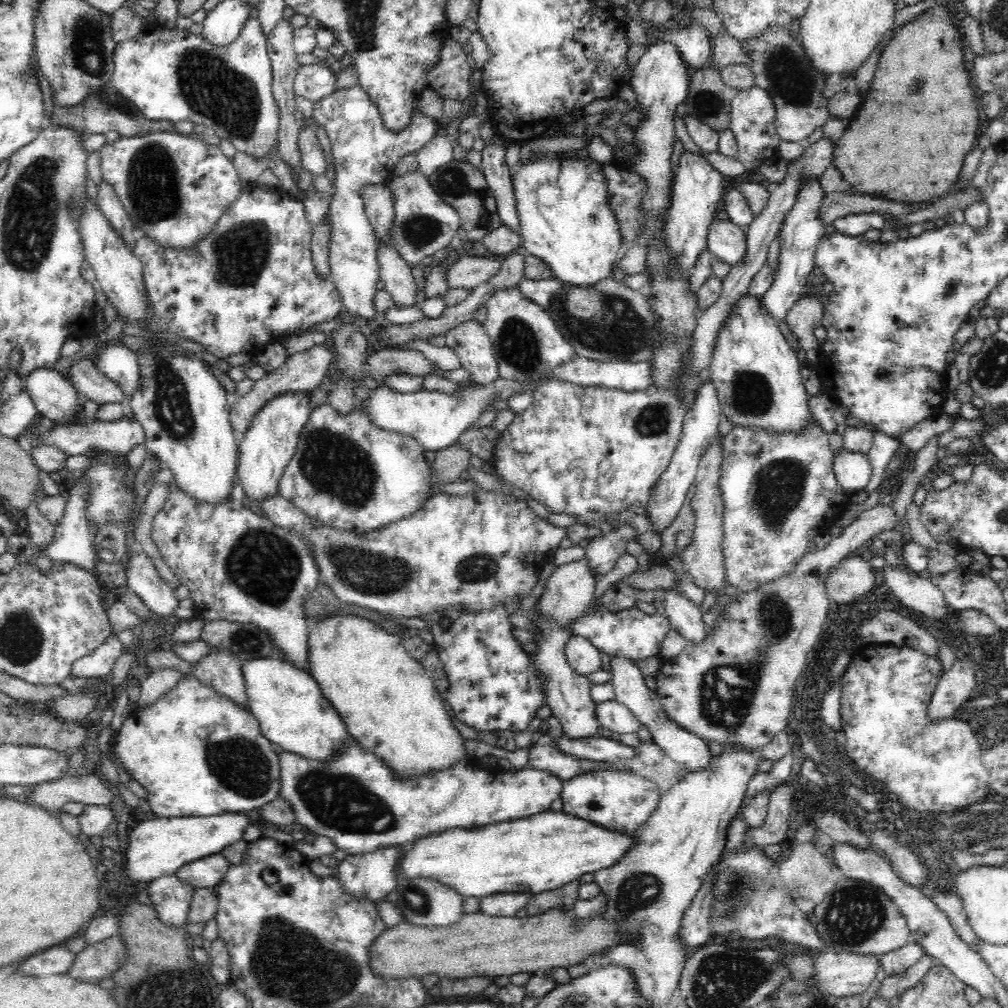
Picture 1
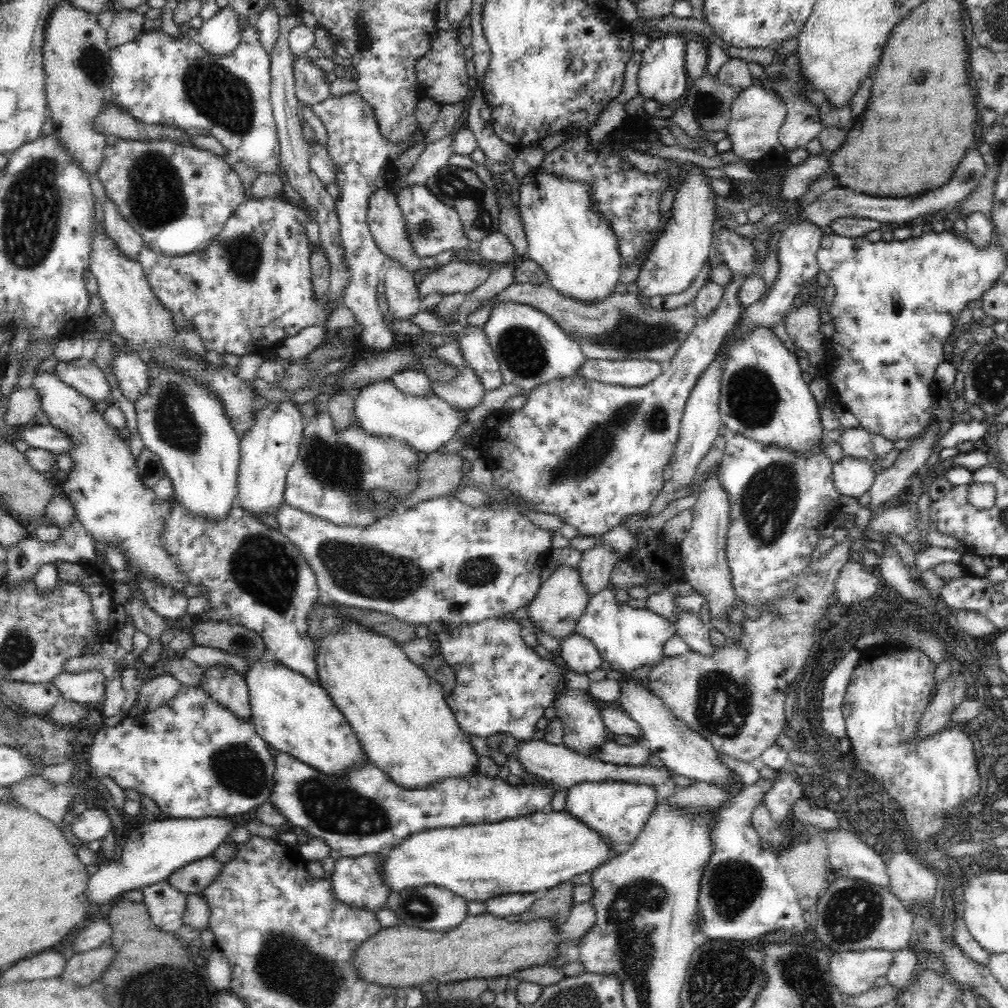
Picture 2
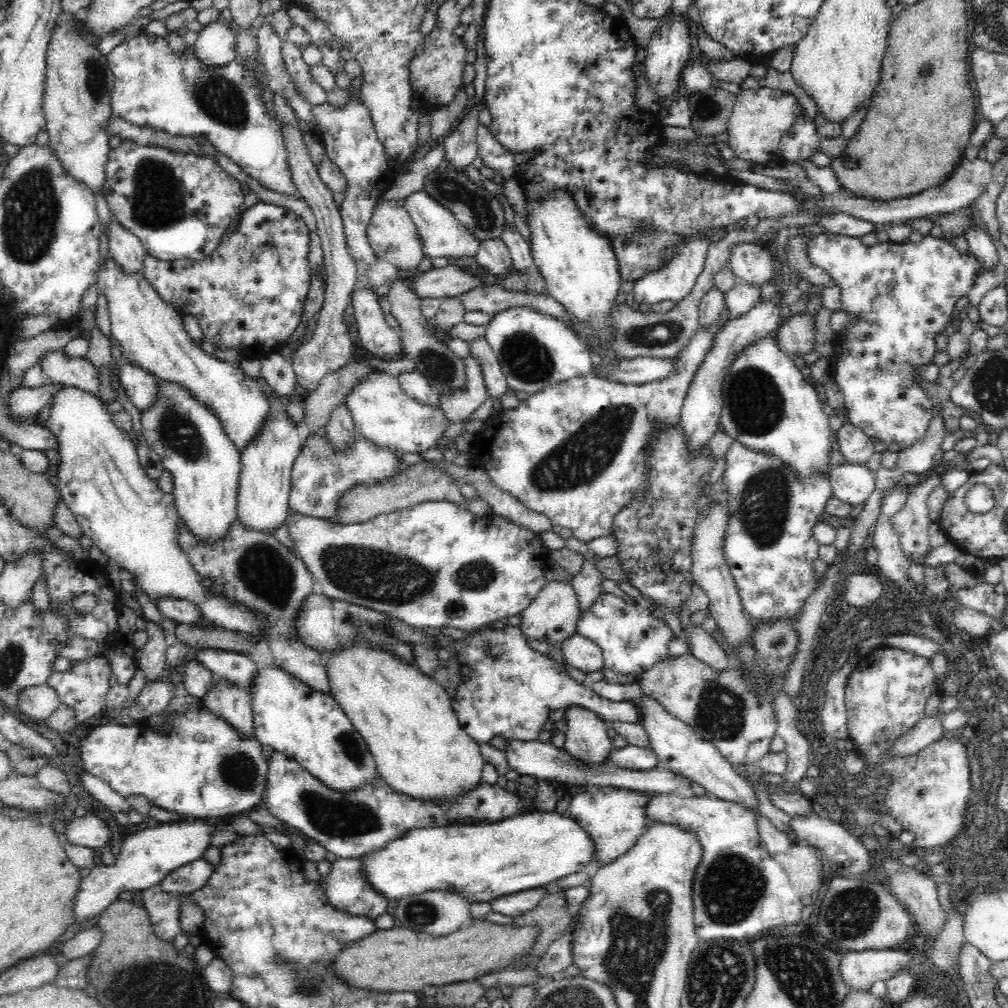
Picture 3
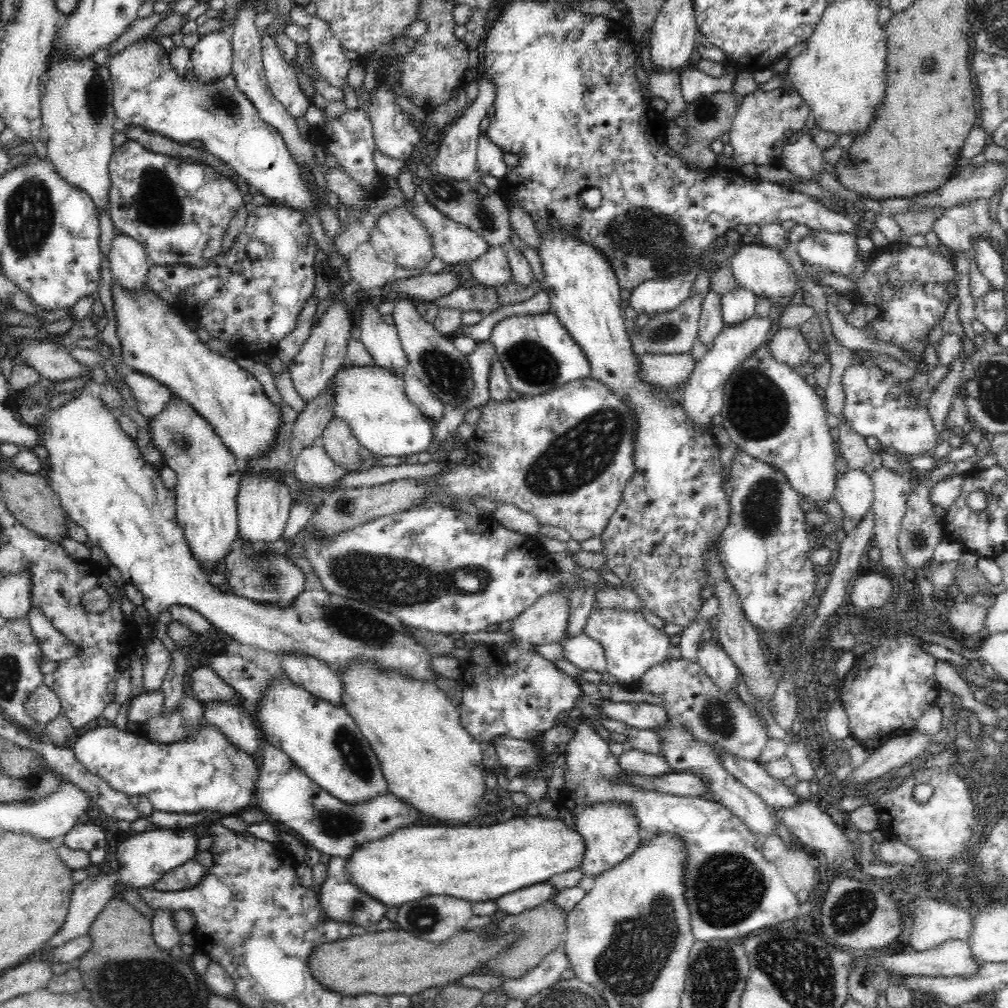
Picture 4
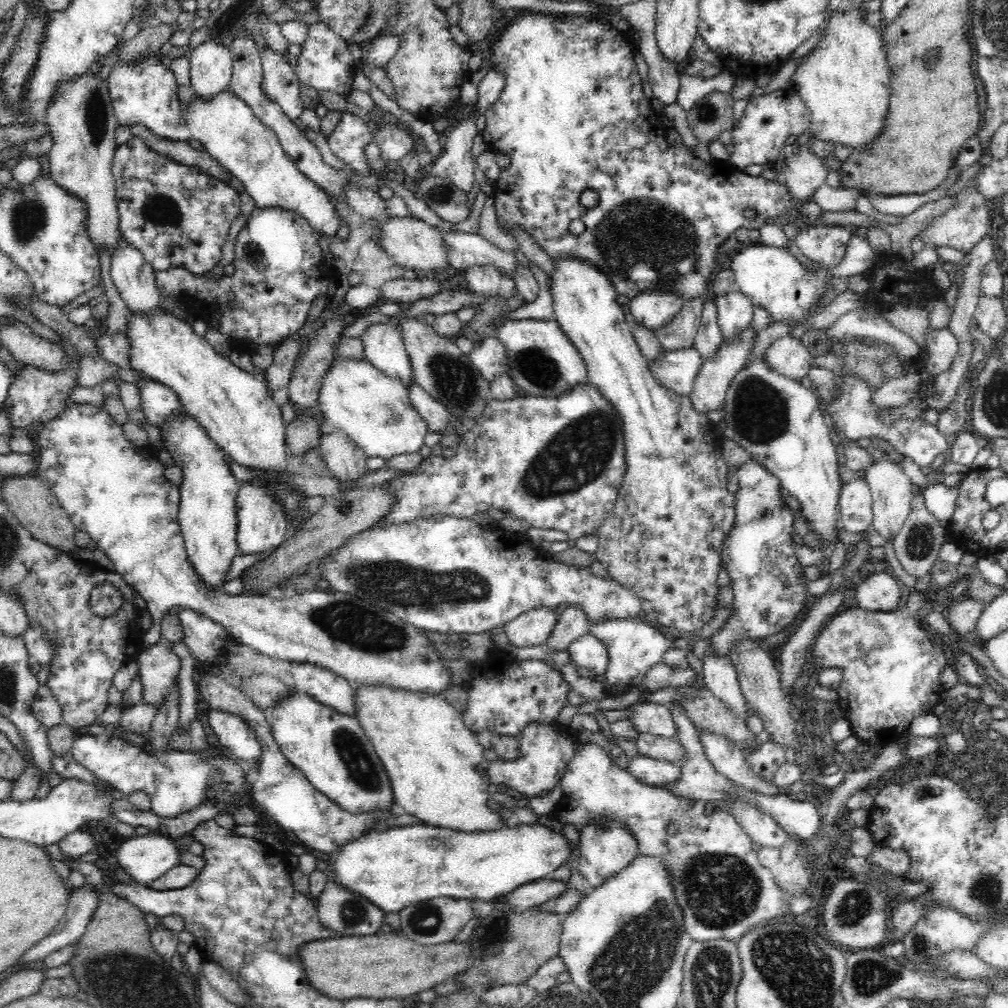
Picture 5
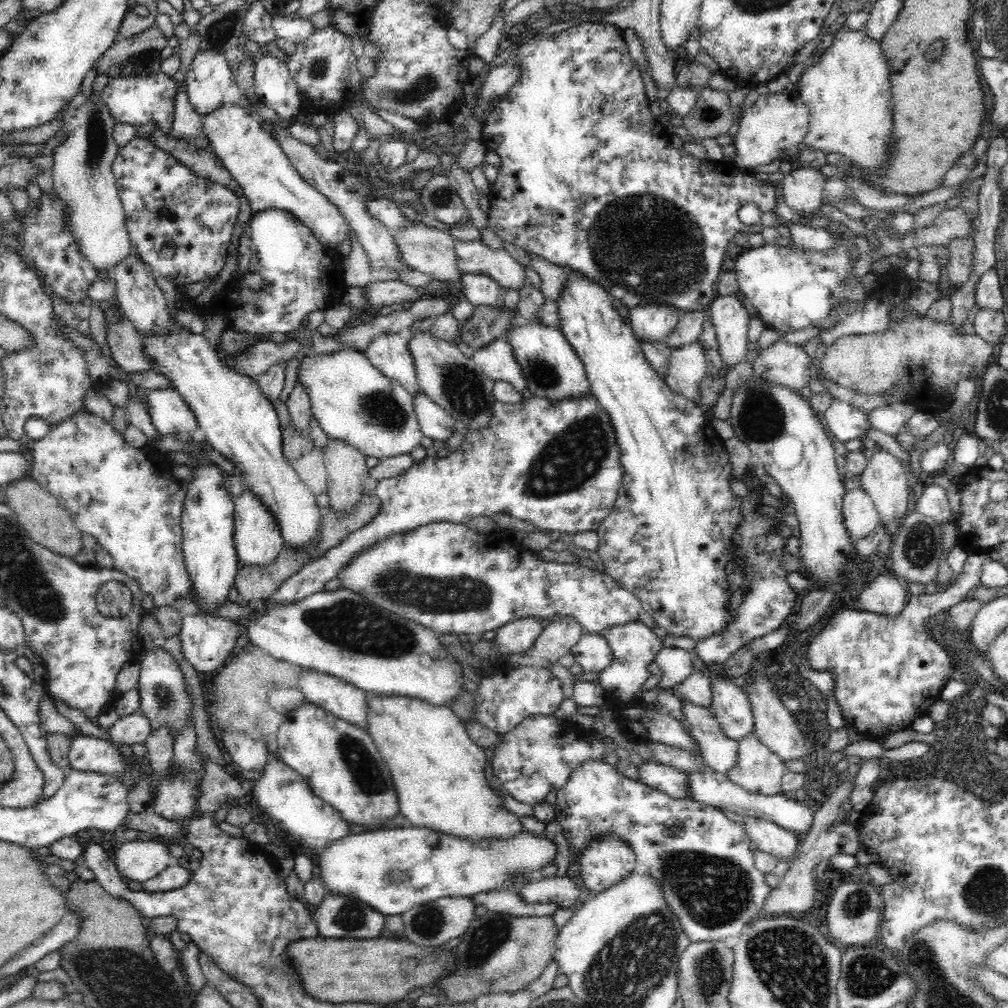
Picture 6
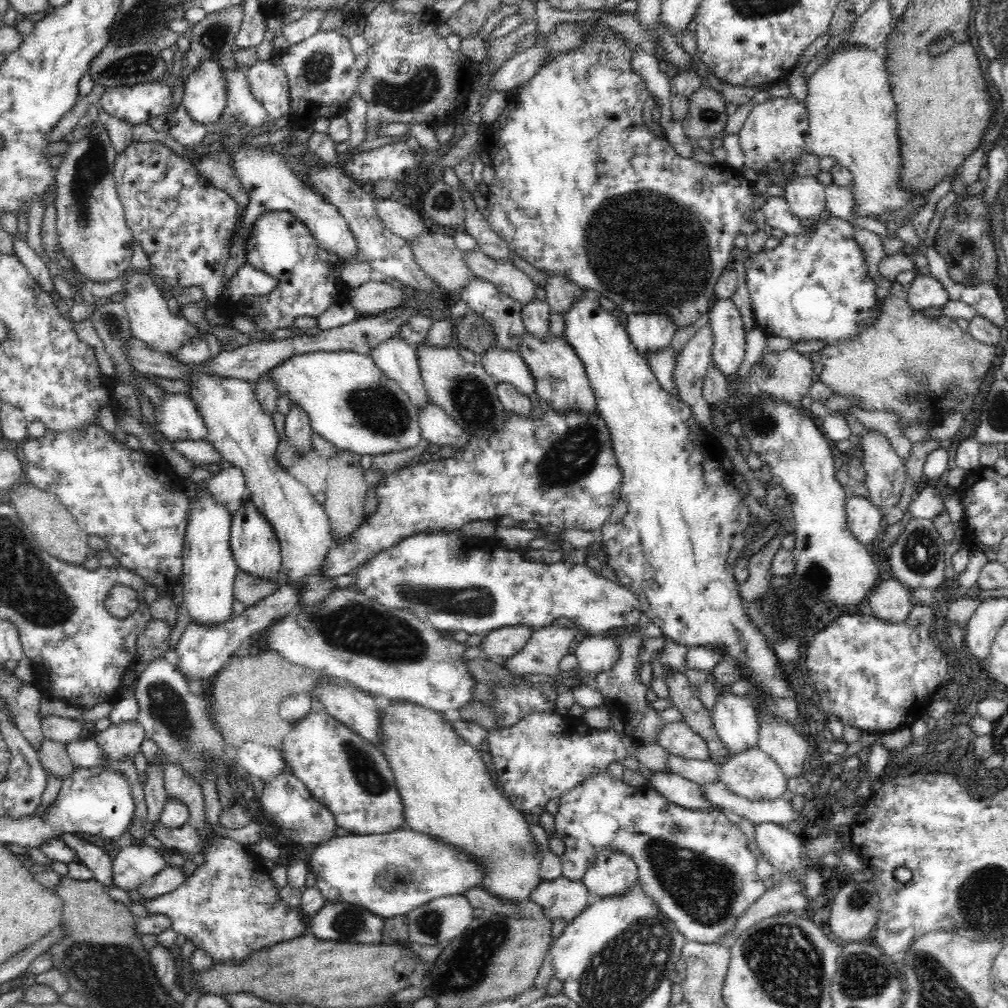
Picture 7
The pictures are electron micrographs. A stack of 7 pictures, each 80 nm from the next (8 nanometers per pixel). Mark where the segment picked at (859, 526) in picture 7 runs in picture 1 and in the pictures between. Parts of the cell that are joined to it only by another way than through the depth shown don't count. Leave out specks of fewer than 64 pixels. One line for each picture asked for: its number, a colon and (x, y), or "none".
1: (853, 471)
2: (852, 477)
3: (852, 484)
4: (853, 492)
5: (855, 506)
6: (860, 515)

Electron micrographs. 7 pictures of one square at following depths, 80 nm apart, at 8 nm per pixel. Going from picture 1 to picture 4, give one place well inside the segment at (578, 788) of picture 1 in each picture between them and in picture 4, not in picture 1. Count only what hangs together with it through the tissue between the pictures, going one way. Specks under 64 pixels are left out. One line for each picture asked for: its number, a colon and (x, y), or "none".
2: (618, 810)
3: (614, 819)
4: (611, 833)

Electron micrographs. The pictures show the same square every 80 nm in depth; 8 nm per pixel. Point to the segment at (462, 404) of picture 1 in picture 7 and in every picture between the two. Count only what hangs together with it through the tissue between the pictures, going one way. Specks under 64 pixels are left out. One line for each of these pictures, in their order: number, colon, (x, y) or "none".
2: (425, 423)
3: (382, 413)
4: (373, 403)
5: (375, 411)
6: (352, 401)
7: (349, 401)

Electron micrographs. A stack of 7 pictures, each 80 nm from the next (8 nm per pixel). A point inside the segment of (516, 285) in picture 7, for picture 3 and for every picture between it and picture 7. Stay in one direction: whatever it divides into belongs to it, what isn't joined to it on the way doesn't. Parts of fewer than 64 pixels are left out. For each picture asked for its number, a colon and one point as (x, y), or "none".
3: (441, 234)
4: (453, 243)
5: (464, 250)
6: (474, 257)

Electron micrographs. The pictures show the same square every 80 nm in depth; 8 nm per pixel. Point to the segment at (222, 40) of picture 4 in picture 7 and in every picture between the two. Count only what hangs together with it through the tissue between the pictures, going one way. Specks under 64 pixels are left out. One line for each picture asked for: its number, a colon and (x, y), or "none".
5: (211, 66)
6: (209, 75)
7: (204, 96)

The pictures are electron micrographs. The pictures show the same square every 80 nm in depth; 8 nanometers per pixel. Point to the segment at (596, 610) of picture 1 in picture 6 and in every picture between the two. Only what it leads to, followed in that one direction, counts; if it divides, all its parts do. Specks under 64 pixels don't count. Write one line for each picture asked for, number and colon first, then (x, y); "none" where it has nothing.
2: (628, 638)
3: (633, 638)
4: (632, 646)
5: (633, 645)
6: (633, 645)

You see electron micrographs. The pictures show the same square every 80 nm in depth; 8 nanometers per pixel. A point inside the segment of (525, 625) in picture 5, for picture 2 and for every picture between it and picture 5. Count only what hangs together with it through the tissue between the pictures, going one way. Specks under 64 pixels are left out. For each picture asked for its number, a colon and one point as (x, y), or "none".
2: (560, 601)
3: (551, 617)
4: (545, 621)

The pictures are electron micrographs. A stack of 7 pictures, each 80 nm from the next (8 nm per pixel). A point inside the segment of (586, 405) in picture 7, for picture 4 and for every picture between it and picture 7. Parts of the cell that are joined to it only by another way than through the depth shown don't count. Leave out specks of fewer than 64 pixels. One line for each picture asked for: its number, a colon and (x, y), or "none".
4: (538, 355)
5: (544, 363)
6: (553, 371)

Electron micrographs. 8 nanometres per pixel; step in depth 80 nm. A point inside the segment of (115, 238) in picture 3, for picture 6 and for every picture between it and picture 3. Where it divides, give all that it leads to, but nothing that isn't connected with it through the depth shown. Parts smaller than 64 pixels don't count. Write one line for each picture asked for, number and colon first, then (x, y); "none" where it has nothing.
4: (127, 261)
5: (134, 278)
6: (142, 302)

